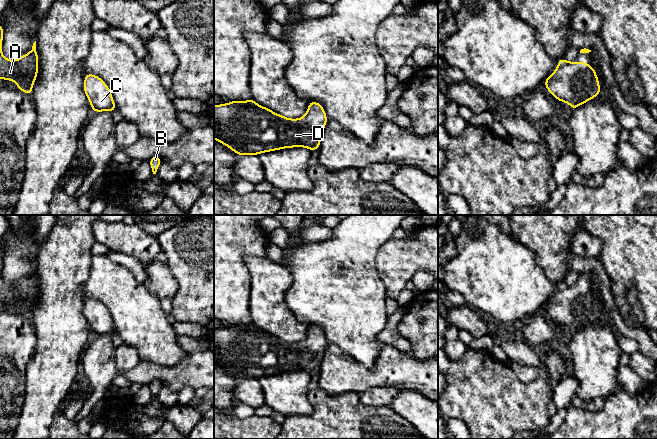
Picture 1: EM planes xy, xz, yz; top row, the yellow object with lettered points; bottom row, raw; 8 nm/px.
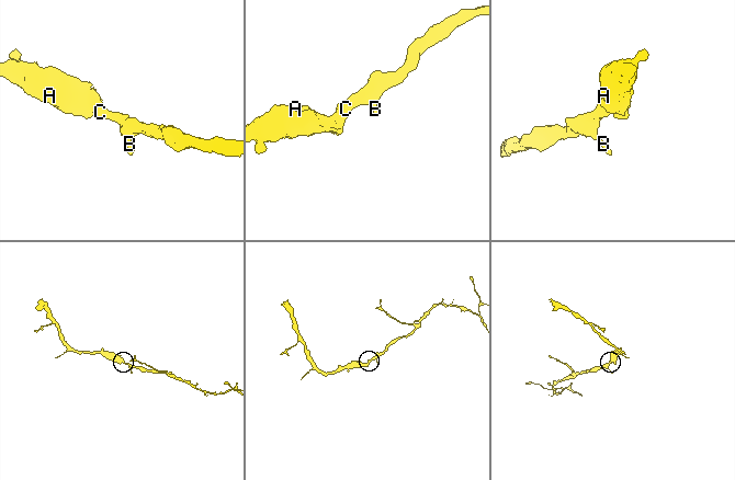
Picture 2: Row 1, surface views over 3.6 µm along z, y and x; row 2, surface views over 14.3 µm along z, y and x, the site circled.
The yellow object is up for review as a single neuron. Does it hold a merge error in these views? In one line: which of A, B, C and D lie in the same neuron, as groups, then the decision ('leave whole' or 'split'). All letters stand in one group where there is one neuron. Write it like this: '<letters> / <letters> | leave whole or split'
A B C D | leave whole

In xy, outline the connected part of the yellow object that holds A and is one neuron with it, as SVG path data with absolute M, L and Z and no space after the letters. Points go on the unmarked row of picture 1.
M0 248L0 303L10 304L17 308L18 314L32 319L34 305L38 298L38 278L36 265L28 278L19 283L9 284L2 278L2 263L4 254Z

